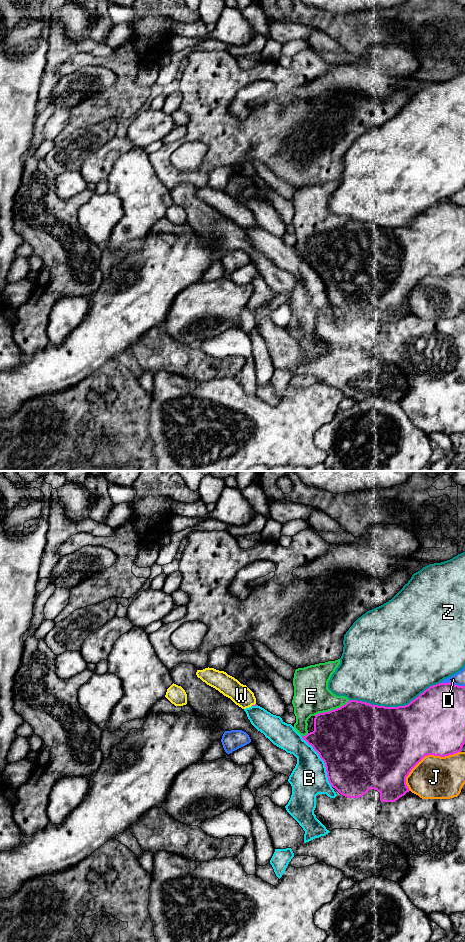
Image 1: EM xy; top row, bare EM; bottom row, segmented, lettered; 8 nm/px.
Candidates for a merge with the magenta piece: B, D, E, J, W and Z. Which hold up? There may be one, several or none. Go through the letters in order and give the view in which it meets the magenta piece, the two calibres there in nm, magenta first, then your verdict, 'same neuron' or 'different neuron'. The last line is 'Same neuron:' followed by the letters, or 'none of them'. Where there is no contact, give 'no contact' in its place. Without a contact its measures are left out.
B: meets magenta in xy; 500 nm thick on the magenta side, 280 nm on the other; different neuron
D: meets magenta in xy; 400 nm thick on the magenta side, 100 nm on the other; different neuron
E: meets magenta in xy; 500 nm thick on the magenta side, 280 nm on the other; different neuron
J: meets magenta in xy; 480 nm thick on the magenta side, 340 nm on the other; different neuron
W: meets magenta in xy; 20 nm thick on the magenta side, 170 nm on the other; same neuron
Z: meets magenta in xy; 500 nm thick on the magenta side, 500 nm on the other; different neuron
Same neuron: W

